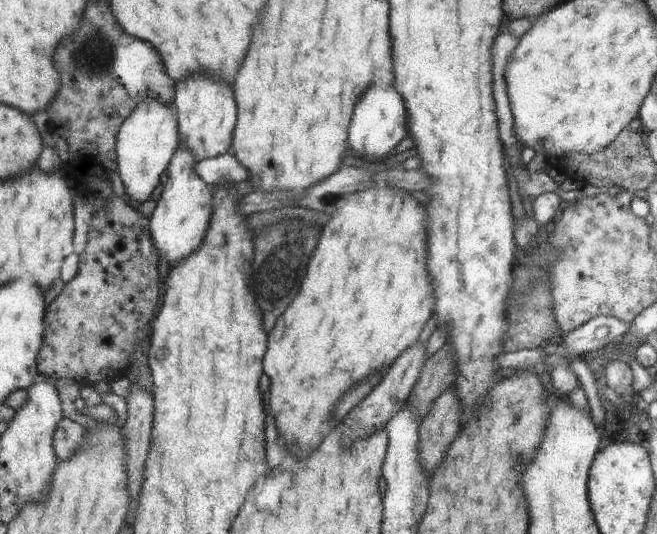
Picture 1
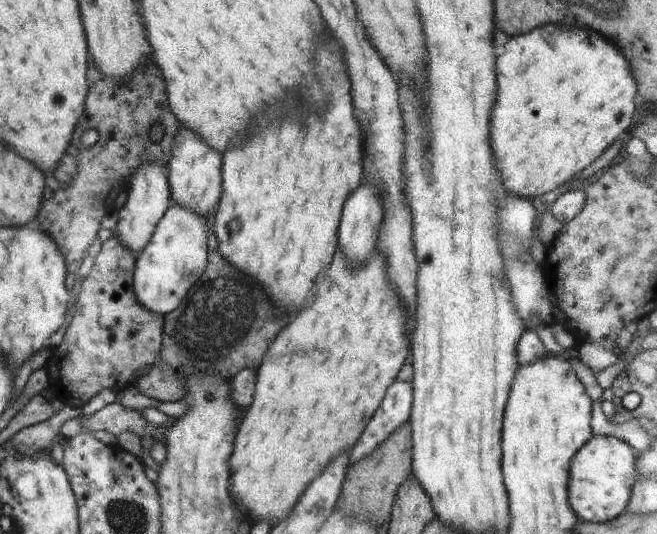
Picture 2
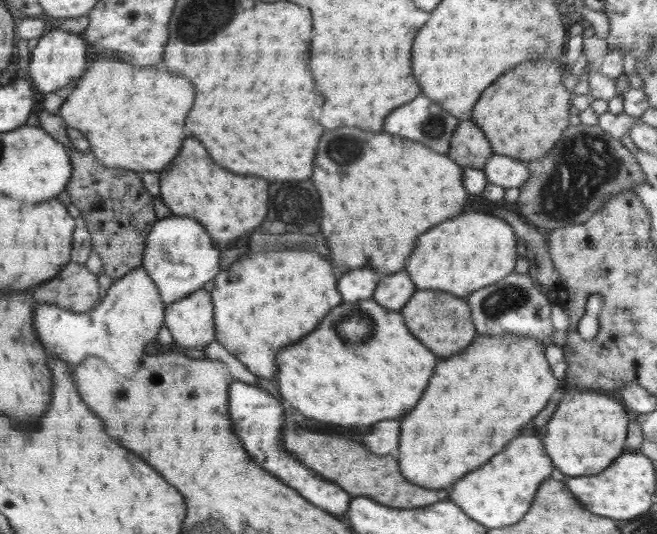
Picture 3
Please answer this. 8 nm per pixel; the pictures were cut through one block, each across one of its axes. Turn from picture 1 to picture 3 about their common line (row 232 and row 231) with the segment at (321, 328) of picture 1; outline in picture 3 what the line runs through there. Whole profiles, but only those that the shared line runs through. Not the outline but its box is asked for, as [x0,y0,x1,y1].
[312,126,469,275]

